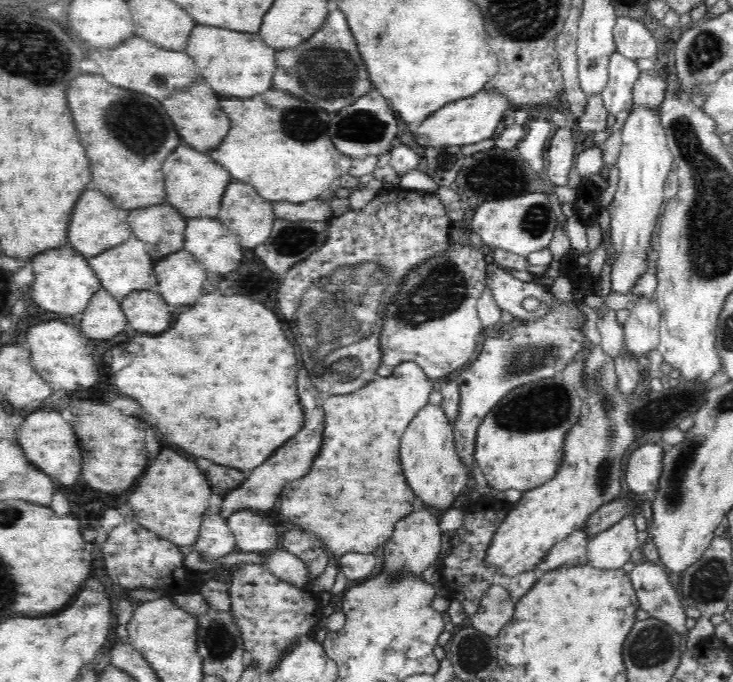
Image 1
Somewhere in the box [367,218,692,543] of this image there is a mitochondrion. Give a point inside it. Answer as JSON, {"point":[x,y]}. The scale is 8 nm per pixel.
{"point":[438,290]}

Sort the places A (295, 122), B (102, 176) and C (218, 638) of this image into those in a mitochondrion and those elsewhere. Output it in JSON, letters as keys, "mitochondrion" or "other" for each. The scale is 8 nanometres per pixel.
{"A":"mitochondrion","B":"other","C":"mitochondrion"}

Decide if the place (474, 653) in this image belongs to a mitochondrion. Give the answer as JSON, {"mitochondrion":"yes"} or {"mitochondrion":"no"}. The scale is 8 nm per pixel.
{"mitochondrion":"yes"}

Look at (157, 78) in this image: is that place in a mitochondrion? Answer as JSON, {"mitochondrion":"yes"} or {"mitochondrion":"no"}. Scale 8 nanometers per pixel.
{"mitochondrion":"yes"}

